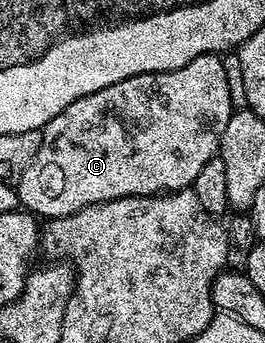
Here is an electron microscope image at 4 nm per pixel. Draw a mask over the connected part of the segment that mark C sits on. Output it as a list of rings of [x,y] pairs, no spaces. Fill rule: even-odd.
[[[217,53],[200,55],[196,59],[192,59],[192,63],[188,63],[179,69],[164,71],[163,73],[136,75],[132,79],[112,83],[112,87],[104,87],[104,91],[92,91],[92,95],[84,95],[84,99],[76,99],[76,103],[64,107],[64,111],[60,111],[60,115],[56,115],[56,119],[49,121],[46,128],[42,130],[40,151],[36,151],[36,159],[32,159],[32,163],[28,163],[24,175],[16,183],[21,208],[25,212],[33,213],[35,218],[38,219],[67,217],[84,207],[104,203],[108,199],[154,197],[158,193],[175,193],[181,189],[191,188],[196,175],[200,175],[200,171],[204,171],[204,163],[208,163],[208,159],[218,156],[220,135],[224,135],[224,127],[228,127],[228,119],[234,110],[234,104],[228,95],[228,79],[224,71],[224,63],[222,57]]]

